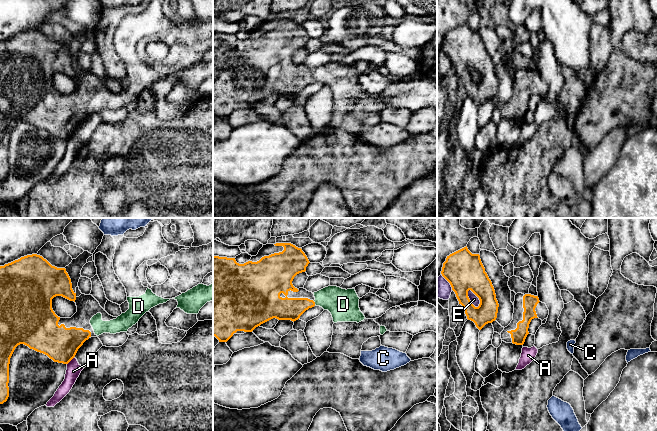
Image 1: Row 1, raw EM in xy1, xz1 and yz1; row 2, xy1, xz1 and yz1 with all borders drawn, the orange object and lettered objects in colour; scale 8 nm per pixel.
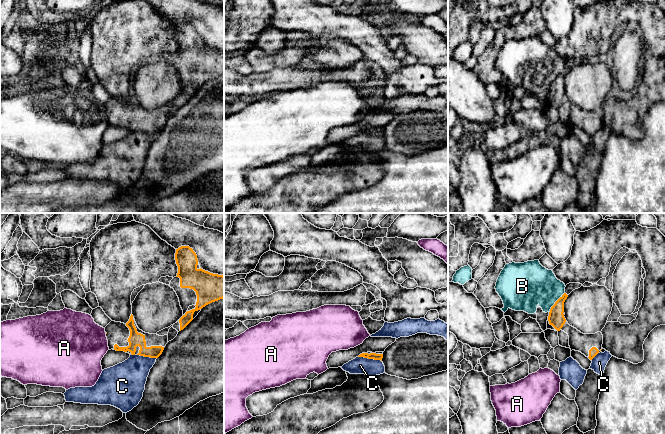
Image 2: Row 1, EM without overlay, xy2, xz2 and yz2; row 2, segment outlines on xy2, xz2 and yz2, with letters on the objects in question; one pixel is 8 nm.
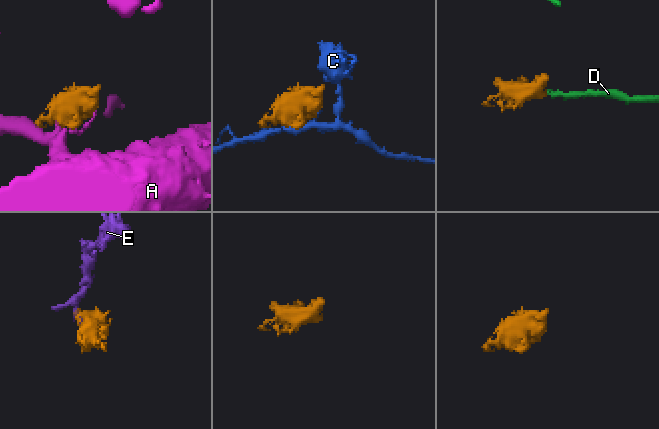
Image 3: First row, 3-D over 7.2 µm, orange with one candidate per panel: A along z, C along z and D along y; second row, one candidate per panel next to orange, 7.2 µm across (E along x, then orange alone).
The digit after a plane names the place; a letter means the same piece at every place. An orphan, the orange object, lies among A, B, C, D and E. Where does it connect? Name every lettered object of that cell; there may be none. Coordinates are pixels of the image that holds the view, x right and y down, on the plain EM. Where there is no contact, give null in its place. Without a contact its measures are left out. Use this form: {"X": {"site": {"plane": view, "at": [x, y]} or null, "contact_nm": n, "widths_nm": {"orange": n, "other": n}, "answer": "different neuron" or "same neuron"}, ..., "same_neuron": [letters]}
{"A": {"site": {"plane": "xy1", "at": [71, 135]}, "contact_nm": 90, "widths_nm": {"orange": 280, "other": 120}, "answer": "different neuron"}, "B": {"site": {"plane": "yz2", "at": [555, 78]}, "contact_nm": 200, "widths_nm": {"orange": 130, "other": 340}, "answer": "different neuron"}, "C": {"site": {"plane": "xz2", "at": [370, 134]}, "contact_nm": 200, "widths_nm": {"orange": 50, "other": 140}, "answer": "different neuron"}, "D": {"site": {"plane": "xz1", "at": [314, 79]}, "contact_nm": 40, "widths_nm": {"orange": 180, "other": 240}, "answer": "same neuron"}, "E": {"site": {"plane": "yz1", "at": [469, 75]}, "contact_nm": 170, "widths_nm": {"orange": 300, "other": 70}, "answer": "different neuron"}, "same_neuron": ["D"]}

